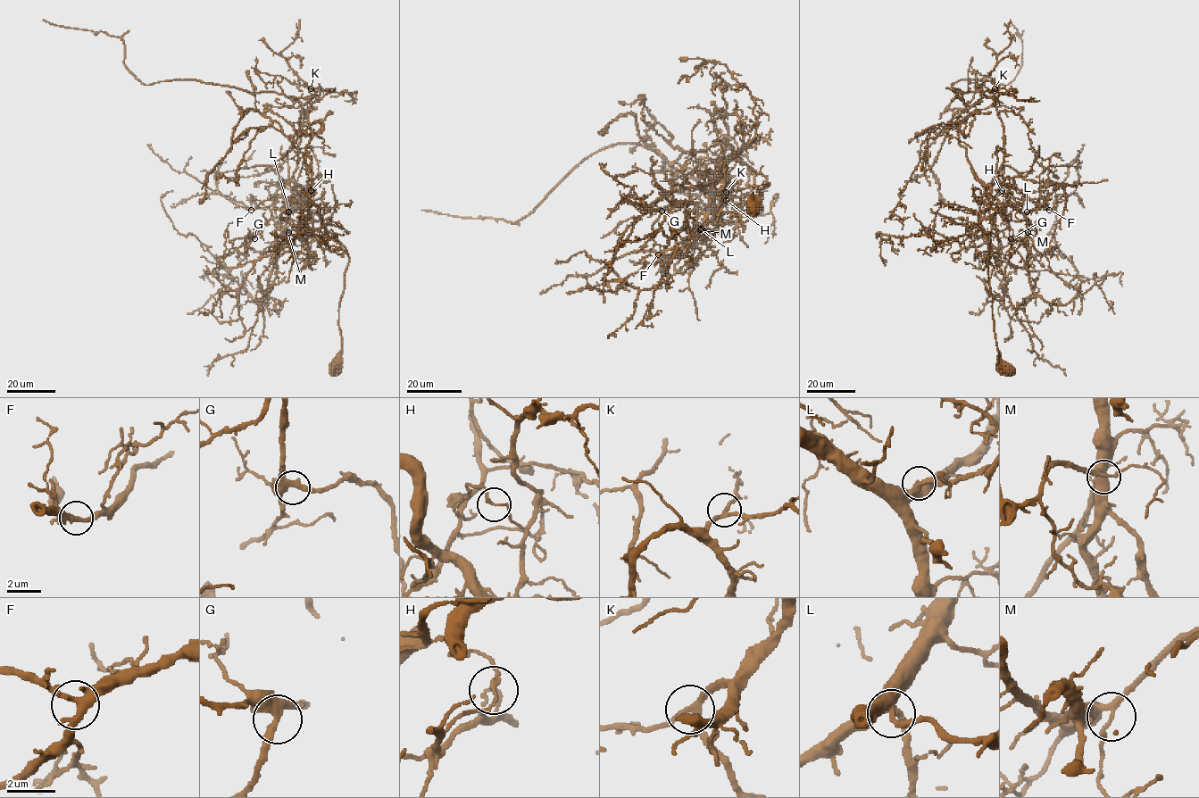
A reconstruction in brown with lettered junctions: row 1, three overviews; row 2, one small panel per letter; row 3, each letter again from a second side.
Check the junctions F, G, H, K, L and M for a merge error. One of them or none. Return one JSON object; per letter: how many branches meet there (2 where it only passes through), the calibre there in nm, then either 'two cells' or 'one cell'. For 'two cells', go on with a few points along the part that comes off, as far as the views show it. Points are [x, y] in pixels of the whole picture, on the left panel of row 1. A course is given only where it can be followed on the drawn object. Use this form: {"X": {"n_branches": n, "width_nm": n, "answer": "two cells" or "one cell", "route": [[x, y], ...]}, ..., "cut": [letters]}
{"F": {"n_branches": 3, "width_nm": 320, "answer": "one cell"}, "G": {"n_branches": 3, "width_nm": 340, "answer": "one cell"}, "H": {"n_branches": 2, "width_nm": 150, "answer": "two cells", "route": [[311, 191], [294, 178], [301, 105], [292, 97], [196, 79], [143, 85], [125, 64], [119, 37], [43, 19]]}, "K": {"n_branches": 3, "width_nm": 220, "answer": "one cell"}, "L": {"n_branches": 3, "width_nm": 320, "answer": "one cell"}, "M": {"n_branches": 3, "width_nm": 200, "answer": "one cell"}, "cut": ["H"]}

